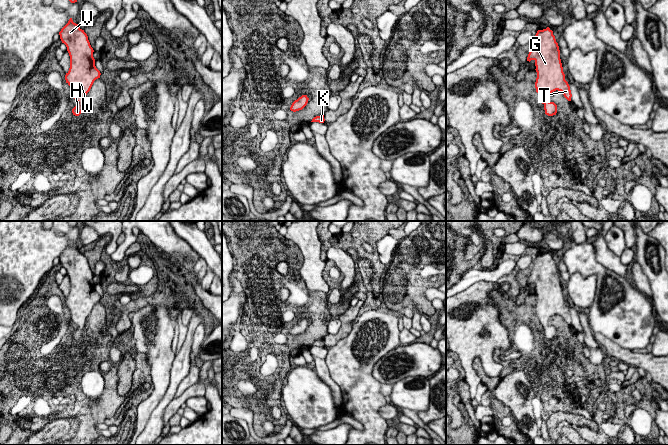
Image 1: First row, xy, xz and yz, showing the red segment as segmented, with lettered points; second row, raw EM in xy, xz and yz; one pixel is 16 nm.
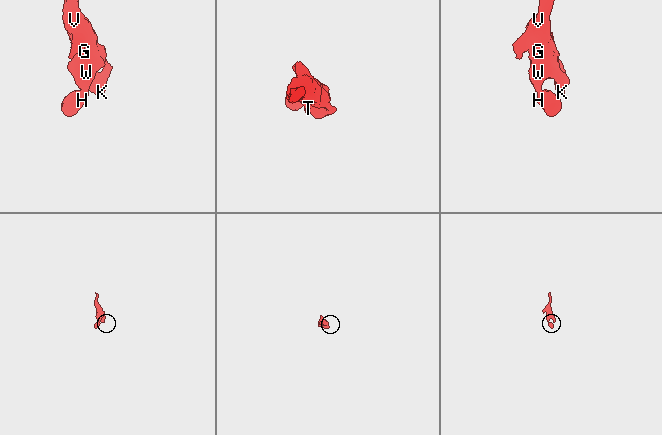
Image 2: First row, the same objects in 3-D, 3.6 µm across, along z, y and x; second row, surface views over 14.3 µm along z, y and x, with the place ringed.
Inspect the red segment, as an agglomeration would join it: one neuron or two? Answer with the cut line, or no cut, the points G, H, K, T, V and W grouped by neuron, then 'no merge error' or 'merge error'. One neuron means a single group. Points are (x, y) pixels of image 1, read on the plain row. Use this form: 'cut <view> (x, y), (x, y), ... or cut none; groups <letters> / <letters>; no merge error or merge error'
cut none; groups G H K T V W; no merge error

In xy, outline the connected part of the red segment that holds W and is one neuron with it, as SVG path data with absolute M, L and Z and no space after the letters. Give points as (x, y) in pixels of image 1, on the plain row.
M72 242L61 253L59 259L70 280L70 292L65 304L70 310L71 320L77 325L72 337L79 340L83 335L87 317L94 305L100 302L101 297L95 290L94 274L87 258L73 246Z

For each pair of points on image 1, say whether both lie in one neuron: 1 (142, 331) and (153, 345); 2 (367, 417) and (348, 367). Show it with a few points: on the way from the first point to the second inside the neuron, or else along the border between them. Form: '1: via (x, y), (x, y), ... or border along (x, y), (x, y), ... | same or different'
1: via (145, 334), (153, 342) | same
2: via (363, 405), (361, 392), (355, 379) | same

